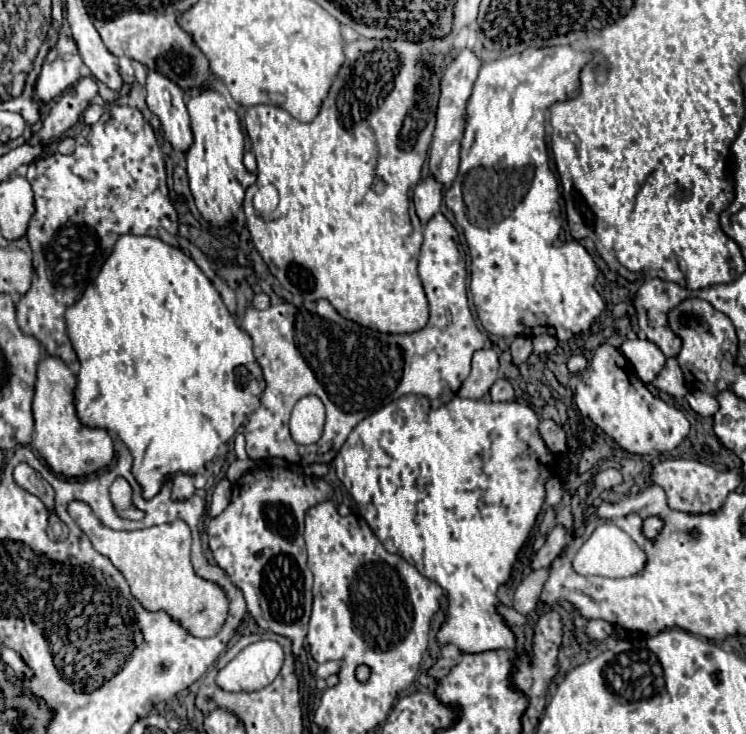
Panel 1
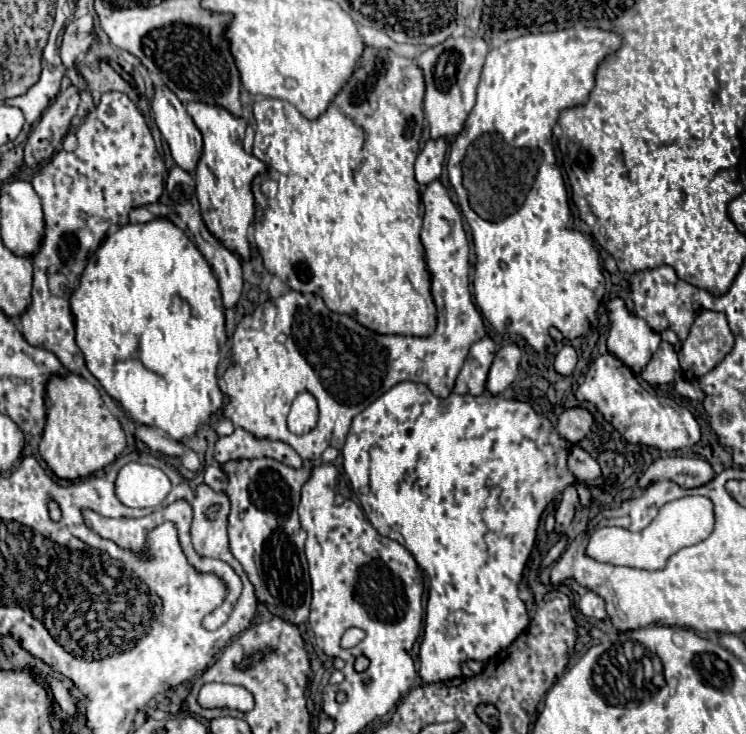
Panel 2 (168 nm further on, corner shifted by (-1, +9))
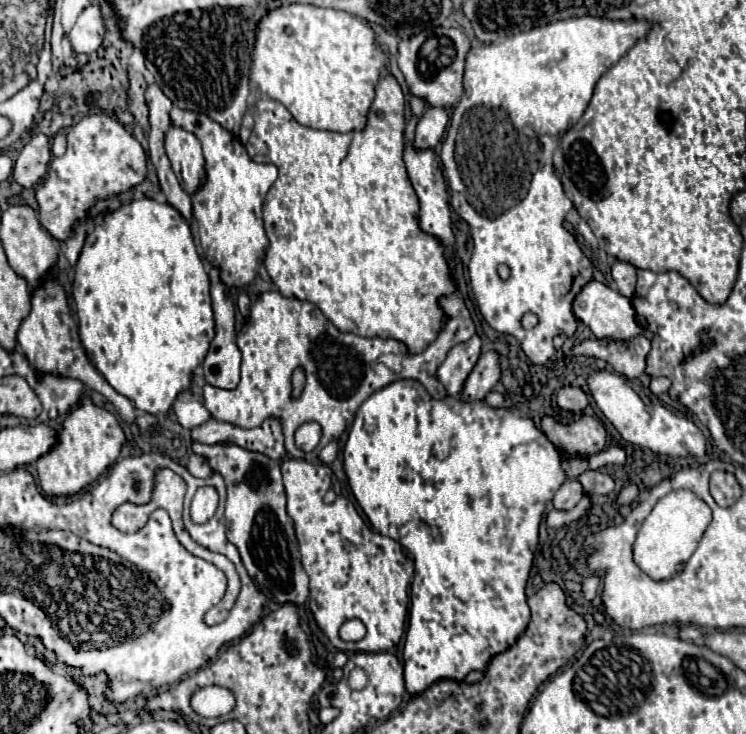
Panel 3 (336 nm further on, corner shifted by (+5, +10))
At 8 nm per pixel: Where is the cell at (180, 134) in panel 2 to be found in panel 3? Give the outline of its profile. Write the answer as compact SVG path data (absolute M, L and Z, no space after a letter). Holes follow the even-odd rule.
M170 124L164 146L182 188L192 194L194 188L202 184L202 146L198 144L198 138L184 128Z

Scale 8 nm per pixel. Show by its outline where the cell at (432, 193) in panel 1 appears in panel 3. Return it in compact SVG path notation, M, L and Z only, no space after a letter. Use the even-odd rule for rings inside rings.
M426 108L414 132L414 150L434 150L446 132L446 124L448 112L444 108Z

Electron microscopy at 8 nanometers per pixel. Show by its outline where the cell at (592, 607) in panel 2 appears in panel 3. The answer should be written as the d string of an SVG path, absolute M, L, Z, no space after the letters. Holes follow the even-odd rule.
M590 576L590 578L586 578L586 580L582 582L582 594L584 594L584 598L586 598L588 602L592 602L592 600L596 598L598 584L600 584L598 576Z

